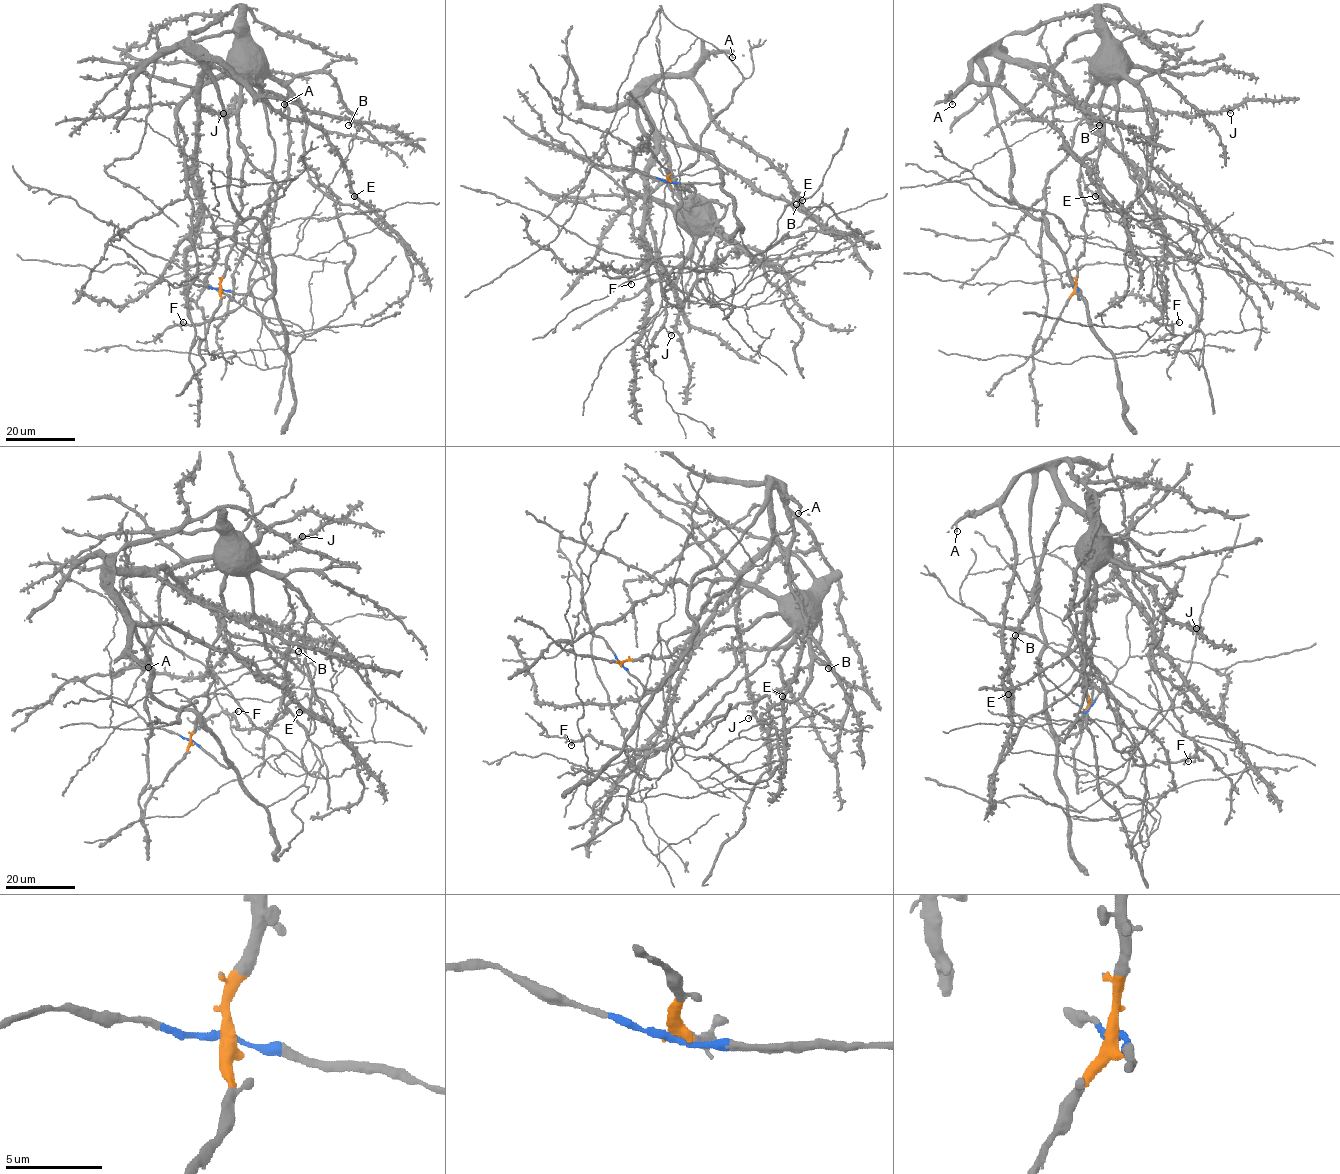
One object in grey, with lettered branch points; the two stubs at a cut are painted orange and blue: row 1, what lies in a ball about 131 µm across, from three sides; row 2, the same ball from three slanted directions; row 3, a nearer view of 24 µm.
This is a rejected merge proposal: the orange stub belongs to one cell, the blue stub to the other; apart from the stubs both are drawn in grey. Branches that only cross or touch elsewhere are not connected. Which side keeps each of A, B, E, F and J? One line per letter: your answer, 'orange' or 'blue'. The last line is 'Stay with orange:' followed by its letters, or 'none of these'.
A: blue
B: blue
E: blue
F: orange
J: blue
Stay with orange: F

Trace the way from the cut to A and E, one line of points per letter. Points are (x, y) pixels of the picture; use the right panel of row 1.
A: (1076, 288), (1079, 299), (1049, 224), (1012, 194), (1011, 149), (976, 60), (947, 97), (952, 104)
E: (1076, 288), (1079, 299), (1049, 224), (1012, 194), (1011, 149), (973, 59), (973, 79), (1062, 137), (1095, 196)

